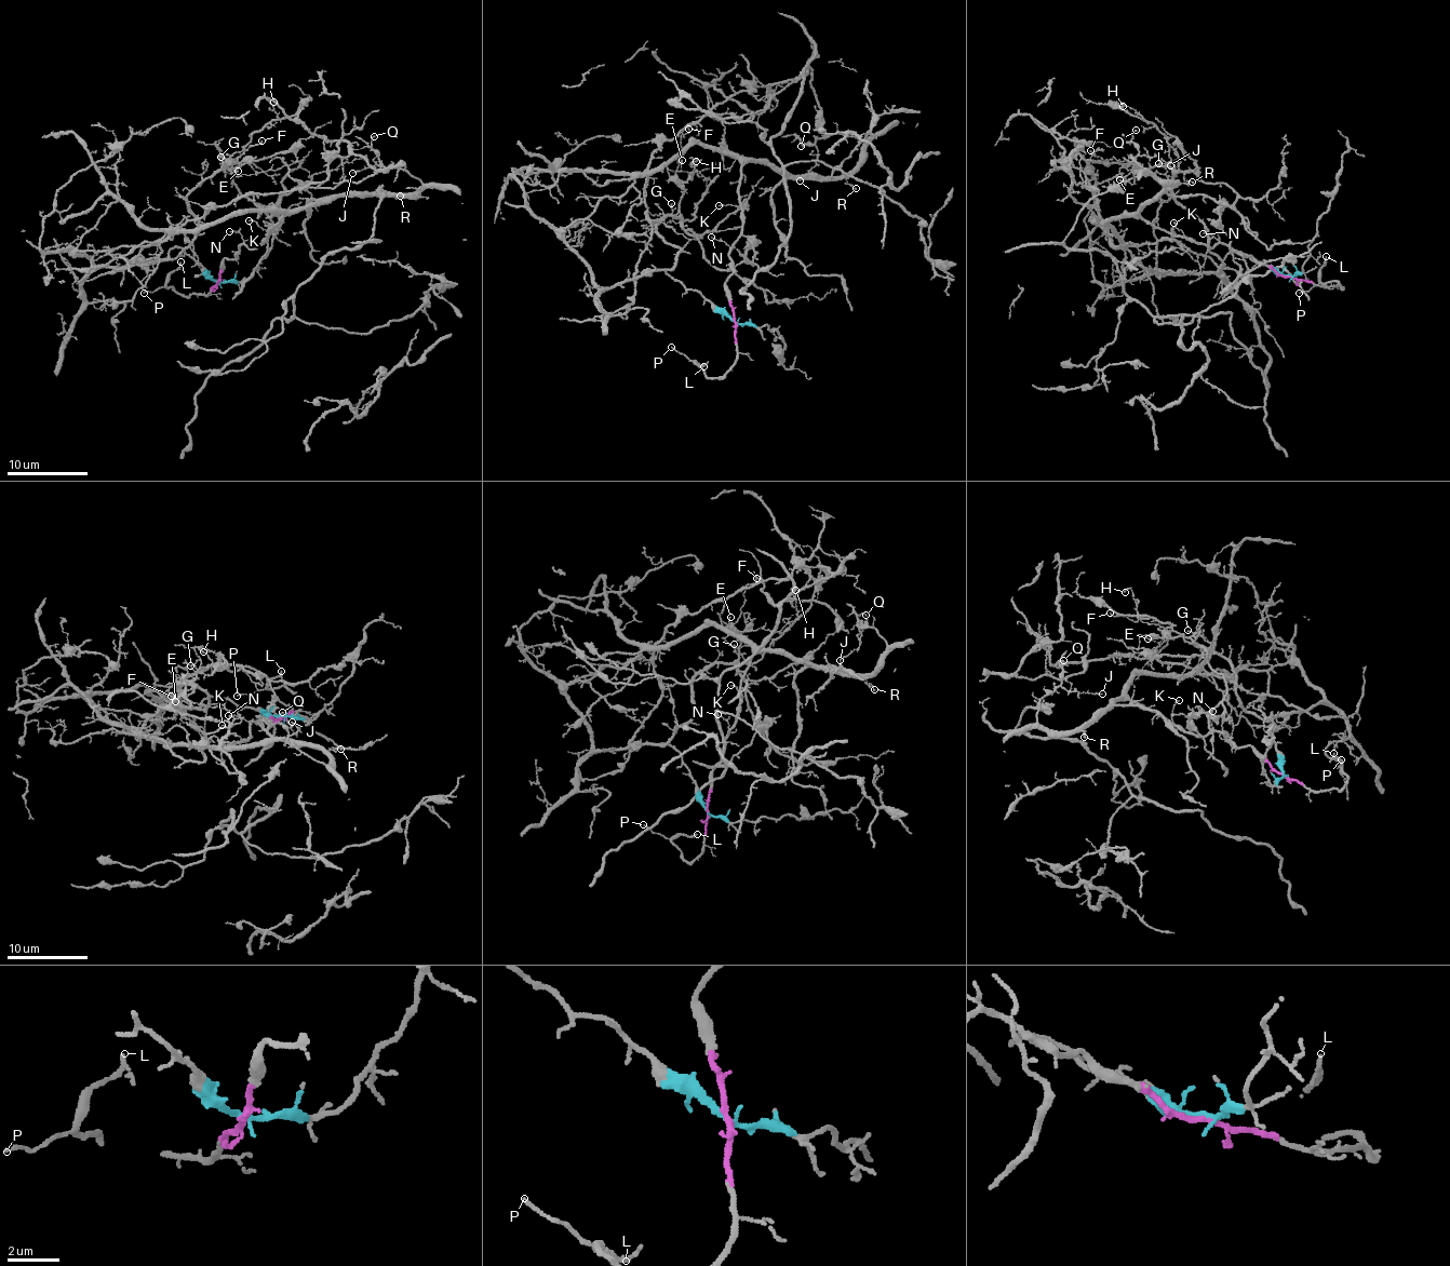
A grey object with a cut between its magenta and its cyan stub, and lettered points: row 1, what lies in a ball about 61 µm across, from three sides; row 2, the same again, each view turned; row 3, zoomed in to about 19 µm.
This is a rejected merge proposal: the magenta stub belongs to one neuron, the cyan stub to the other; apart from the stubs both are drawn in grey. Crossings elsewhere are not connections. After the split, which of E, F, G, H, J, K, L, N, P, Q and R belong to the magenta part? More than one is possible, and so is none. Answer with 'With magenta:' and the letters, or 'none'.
With magenta: J, K, L, N, P, Q, R

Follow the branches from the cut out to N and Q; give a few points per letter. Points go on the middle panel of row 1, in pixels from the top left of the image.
N: (735, 321), (735, 308), (726, 284), (732, 271), (729, 245), (711, 238)
Q: (735, 321), (726, 284), (741, 225), (740, 167), (846, 176), (863, 143), (838, 133), (802, 146)

